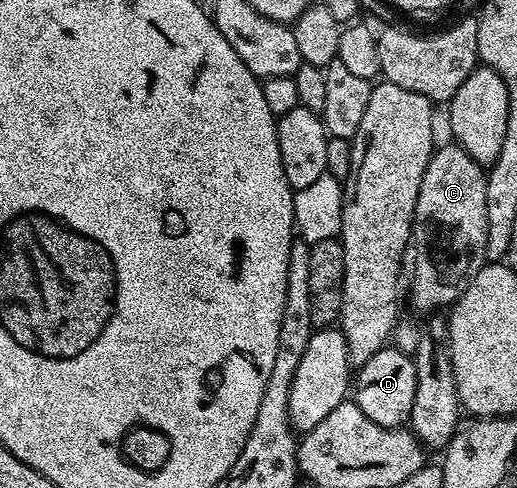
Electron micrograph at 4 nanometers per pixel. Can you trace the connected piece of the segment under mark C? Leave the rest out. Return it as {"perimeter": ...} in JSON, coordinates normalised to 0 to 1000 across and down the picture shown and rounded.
{"perimeter":[[[868,295],[870,299],[849,297],[841,305],[839,318],[828,328],[828,344],[820,344],[820,369],[812,369],[812,393],[805,402],[805,426],[801,428],[801,469],[797,473],[797,520],[801,512],[801,572],[793,578],[793,619],[810,635],[818,648],[830,645],[834,639],[845,637],[847,627],[868,631],[884,619],[886,609],[899,598],[905,582],[921,566],[921,557],[928,557],[928,549],[942,543],[944,531],[940,510],[944,508],[944,426],[940,424],[940,348],[928,336],[921,336],[921,328],[913,328],[913,320],[905,320],[905,311],[897,311],[897,303],[884,295]]]}

